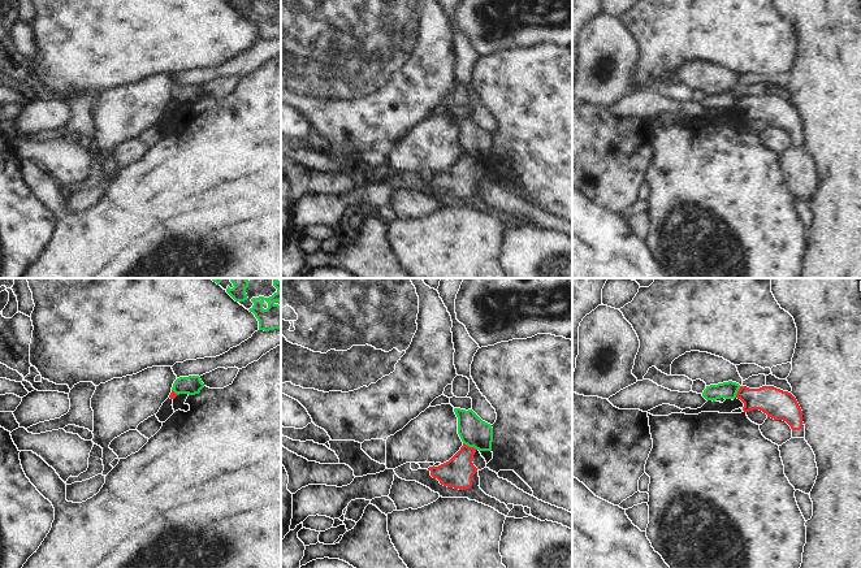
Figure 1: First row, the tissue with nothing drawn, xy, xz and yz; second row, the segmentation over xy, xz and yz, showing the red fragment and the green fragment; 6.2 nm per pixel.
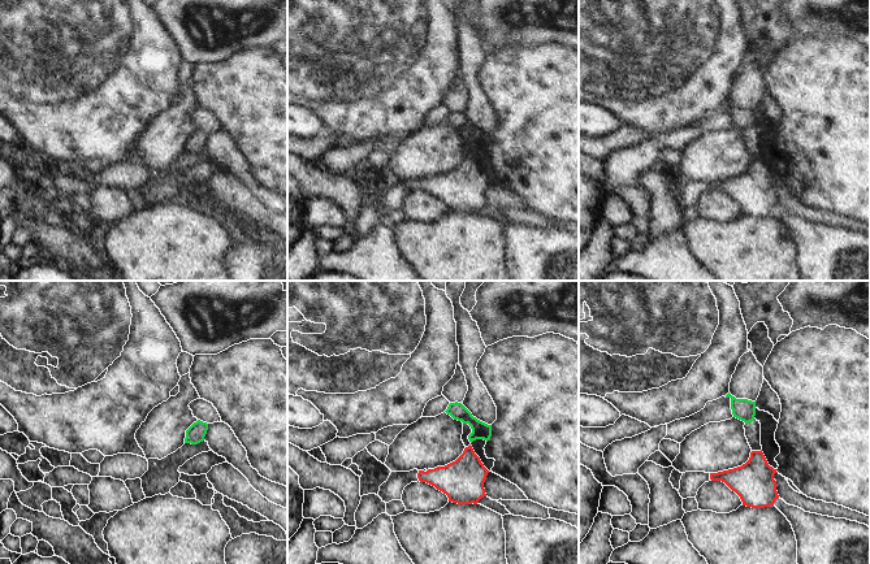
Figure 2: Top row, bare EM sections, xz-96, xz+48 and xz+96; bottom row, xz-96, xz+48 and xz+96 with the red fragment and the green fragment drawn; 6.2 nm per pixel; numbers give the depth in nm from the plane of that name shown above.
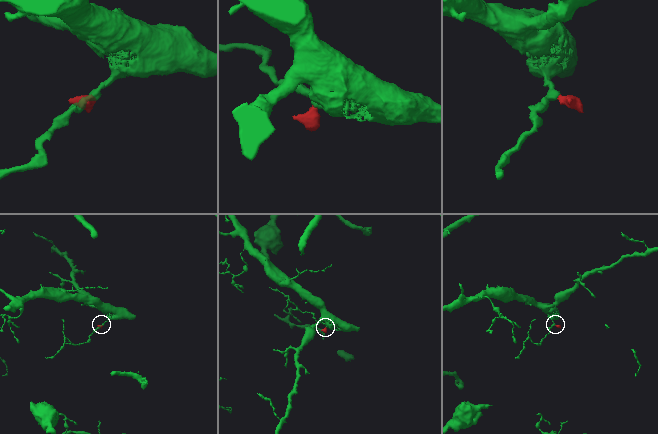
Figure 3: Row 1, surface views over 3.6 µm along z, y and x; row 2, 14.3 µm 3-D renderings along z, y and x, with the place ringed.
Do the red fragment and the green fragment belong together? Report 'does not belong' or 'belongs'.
does not belong

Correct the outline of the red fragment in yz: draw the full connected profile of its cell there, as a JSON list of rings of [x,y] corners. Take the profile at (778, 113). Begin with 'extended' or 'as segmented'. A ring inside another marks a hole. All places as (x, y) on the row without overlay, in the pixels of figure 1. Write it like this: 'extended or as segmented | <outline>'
extended | [[[740,95],[736,107],[744,112],[744,121],[760,118],[767,126],[786,130],[792,138],[792,147],[805,147],[802,120],[791,101],[774,95],[760,97]]]

